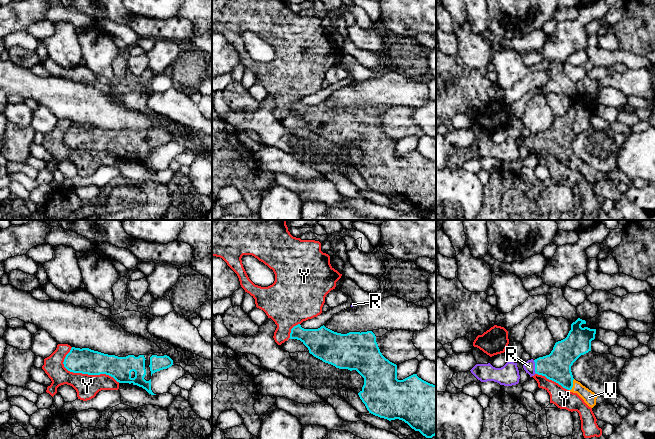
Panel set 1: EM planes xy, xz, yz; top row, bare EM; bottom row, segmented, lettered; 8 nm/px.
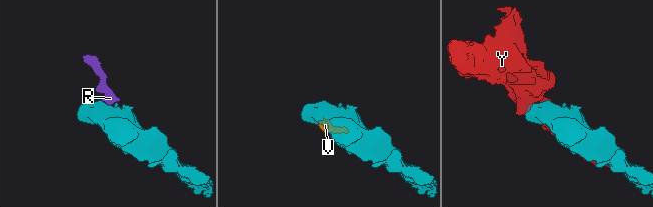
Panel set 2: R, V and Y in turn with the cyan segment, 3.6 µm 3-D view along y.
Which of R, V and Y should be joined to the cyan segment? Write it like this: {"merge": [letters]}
{"merge": ["R", "V"]}

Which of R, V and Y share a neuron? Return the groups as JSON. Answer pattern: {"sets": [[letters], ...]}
{"sets": [["R", "V"], ["Y"]]}

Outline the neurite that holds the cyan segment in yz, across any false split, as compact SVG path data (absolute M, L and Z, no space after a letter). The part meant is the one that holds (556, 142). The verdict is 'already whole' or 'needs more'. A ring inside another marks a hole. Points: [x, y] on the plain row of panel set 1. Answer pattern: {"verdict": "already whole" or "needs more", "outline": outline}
{"verdict": "needs more", "outline": "M578 94L571 100L567 113L555 119L549 131L534 136L535 149L545 152L570 168L577 169L591 184L596 181L598 171L573 154L571 142L581 132L591 127L591 117L596 105L582 104L585 96Z"}

